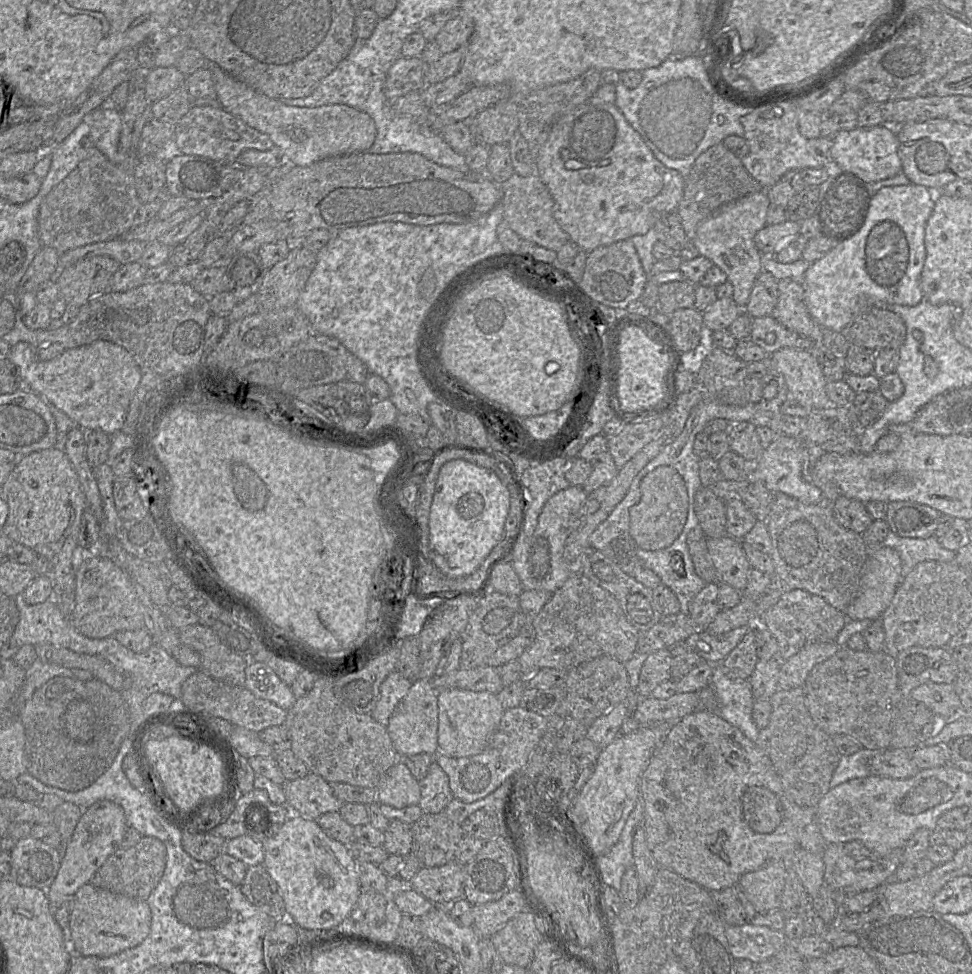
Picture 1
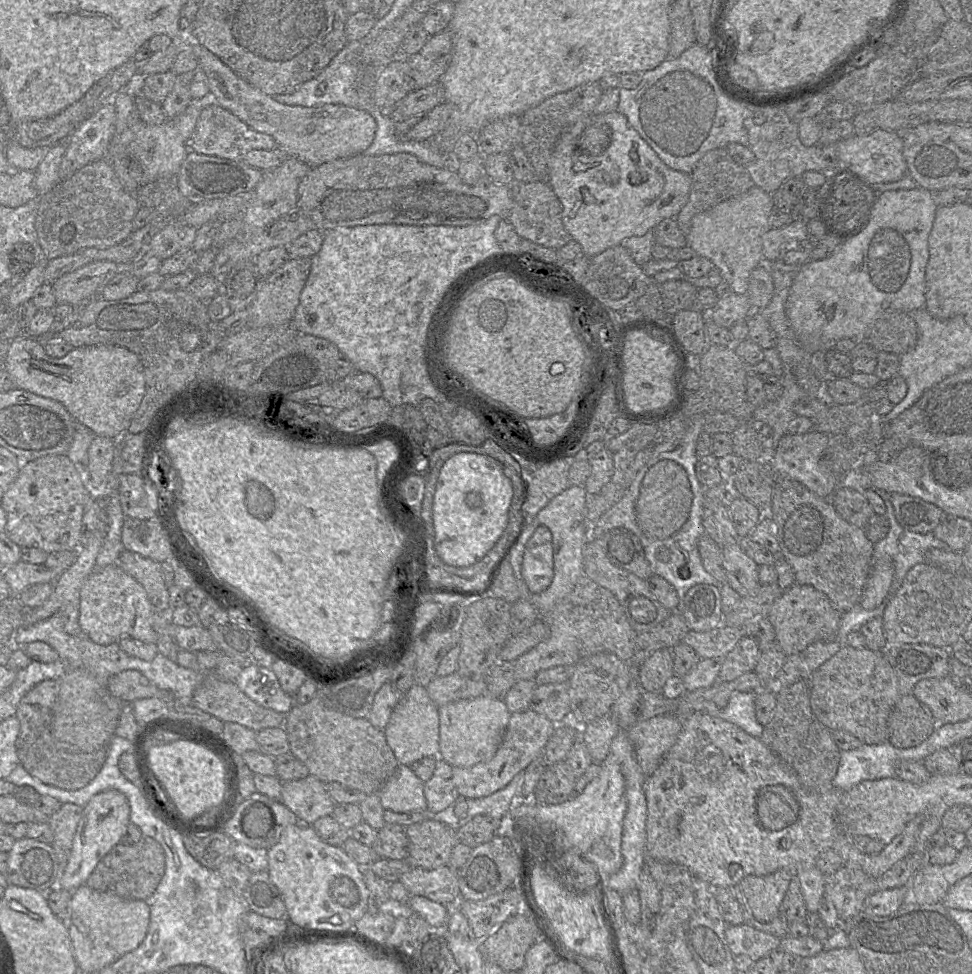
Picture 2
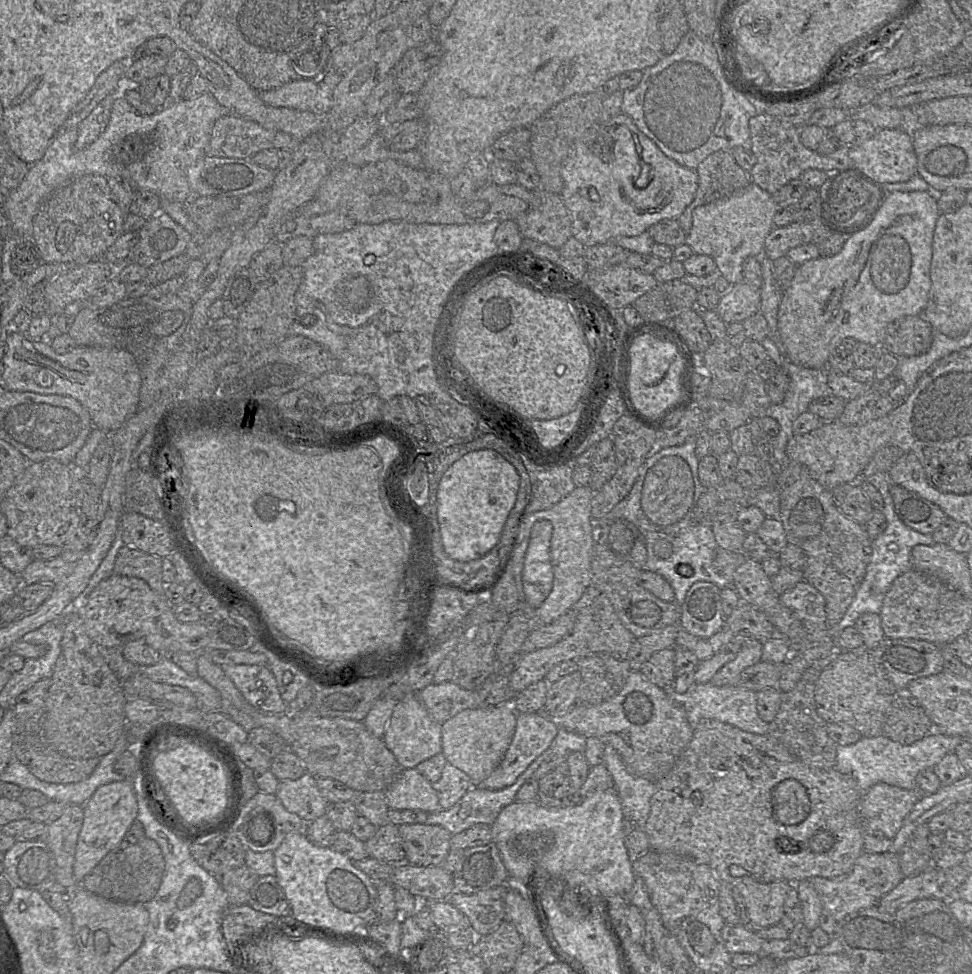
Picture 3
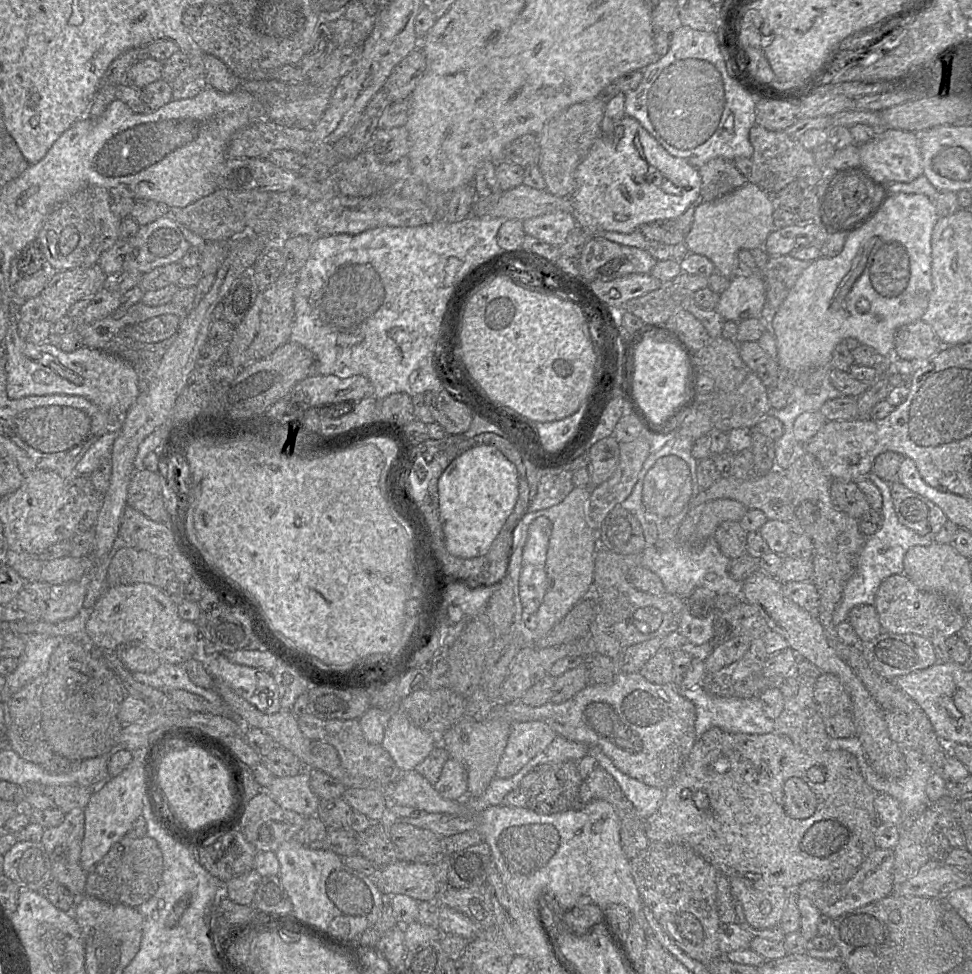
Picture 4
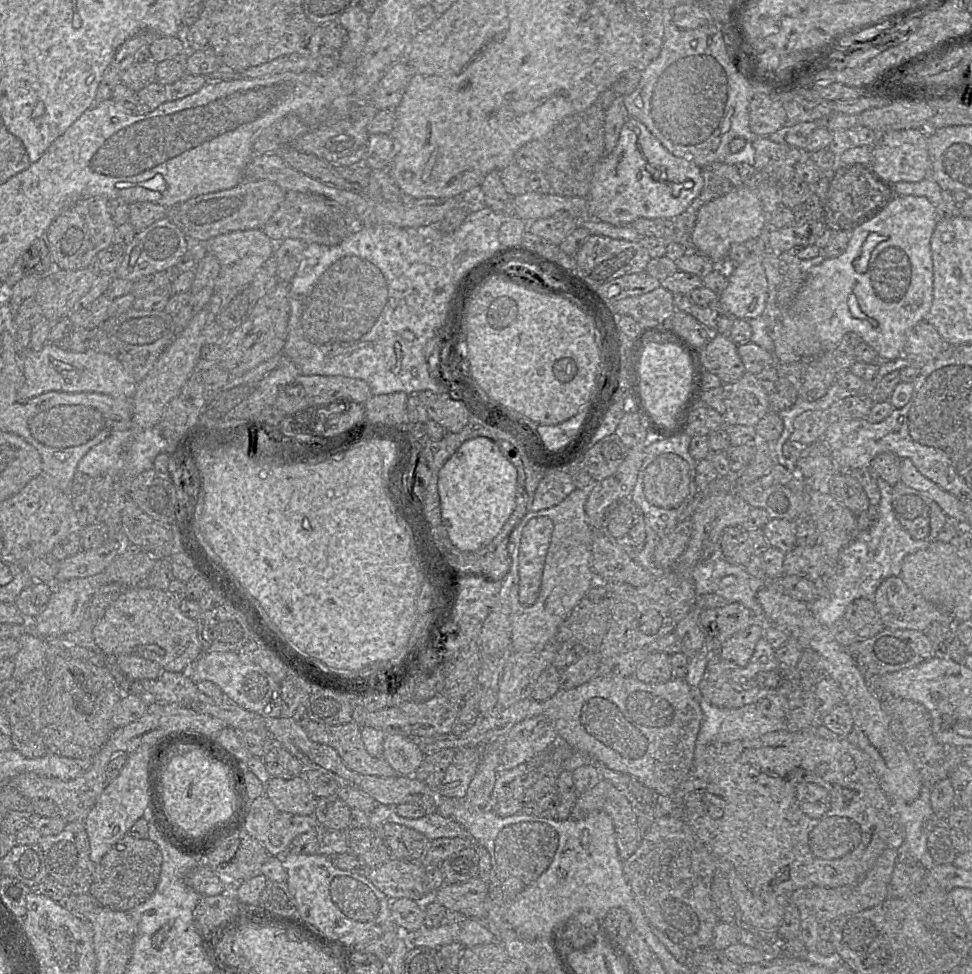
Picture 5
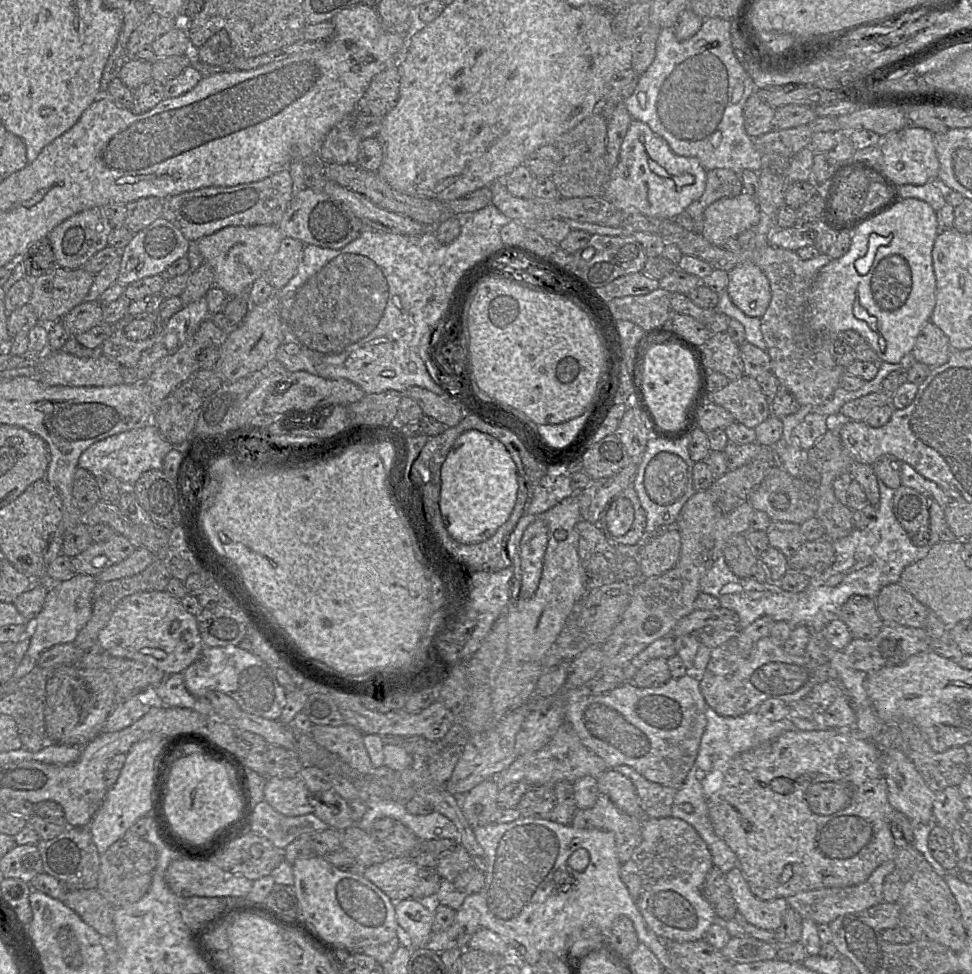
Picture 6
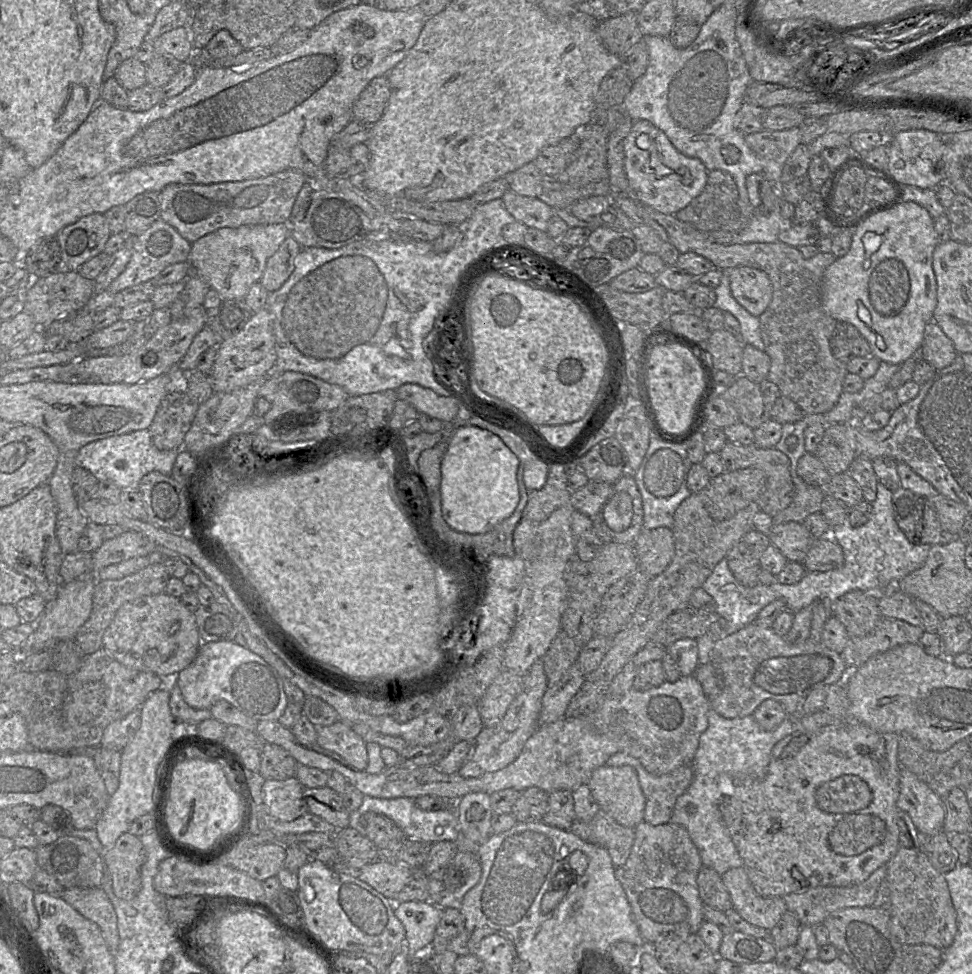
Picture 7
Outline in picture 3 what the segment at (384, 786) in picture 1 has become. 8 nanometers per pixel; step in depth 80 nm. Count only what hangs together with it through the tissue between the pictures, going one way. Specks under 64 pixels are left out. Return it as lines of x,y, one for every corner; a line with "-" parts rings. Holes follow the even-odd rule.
416,768
403,769
384,794
388,807
392,809
420,809
427,813
441,809
432,783

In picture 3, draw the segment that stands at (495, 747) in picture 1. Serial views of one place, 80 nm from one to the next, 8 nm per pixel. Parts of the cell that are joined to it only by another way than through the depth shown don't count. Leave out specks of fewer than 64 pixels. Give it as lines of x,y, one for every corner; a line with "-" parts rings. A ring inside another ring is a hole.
541,712
517,714
515,732
502,761
488,778
474,787
501,790
512,785
528,766
550,747
559,729
557,724

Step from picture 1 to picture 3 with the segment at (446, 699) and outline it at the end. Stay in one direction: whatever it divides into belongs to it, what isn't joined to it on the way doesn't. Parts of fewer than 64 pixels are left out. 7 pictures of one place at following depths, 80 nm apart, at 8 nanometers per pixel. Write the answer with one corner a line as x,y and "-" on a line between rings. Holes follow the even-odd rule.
510,704
466,709
441,724
441,746
448,763
468,775
473,786
499,766
513,738
517,713

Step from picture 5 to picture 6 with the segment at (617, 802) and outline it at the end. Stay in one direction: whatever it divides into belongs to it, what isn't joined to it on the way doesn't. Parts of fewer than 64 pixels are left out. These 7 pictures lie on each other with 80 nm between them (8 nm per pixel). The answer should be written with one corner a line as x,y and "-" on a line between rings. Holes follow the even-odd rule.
600,793
593,807
576,810
571,825
575,828
596,828
612,832
621,864
631,858
642,840
641,821
621,811
609,797

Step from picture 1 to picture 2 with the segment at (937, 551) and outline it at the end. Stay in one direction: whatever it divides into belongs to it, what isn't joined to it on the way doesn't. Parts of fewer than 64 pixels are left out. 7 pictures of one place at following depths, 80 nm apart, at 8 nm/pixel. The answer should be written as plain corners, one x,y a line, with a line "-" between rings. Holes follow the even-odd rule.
873,488
886,505
889,532
885,538
874,544
873,562
879,558
890,558
894,564
894,576
889,594
894,595
901,586
907,572
916,564
924,562
925,553
930,548
950,549
948,544
938,539
932,532
920,534
903,528
896,520
890,500
890,493

